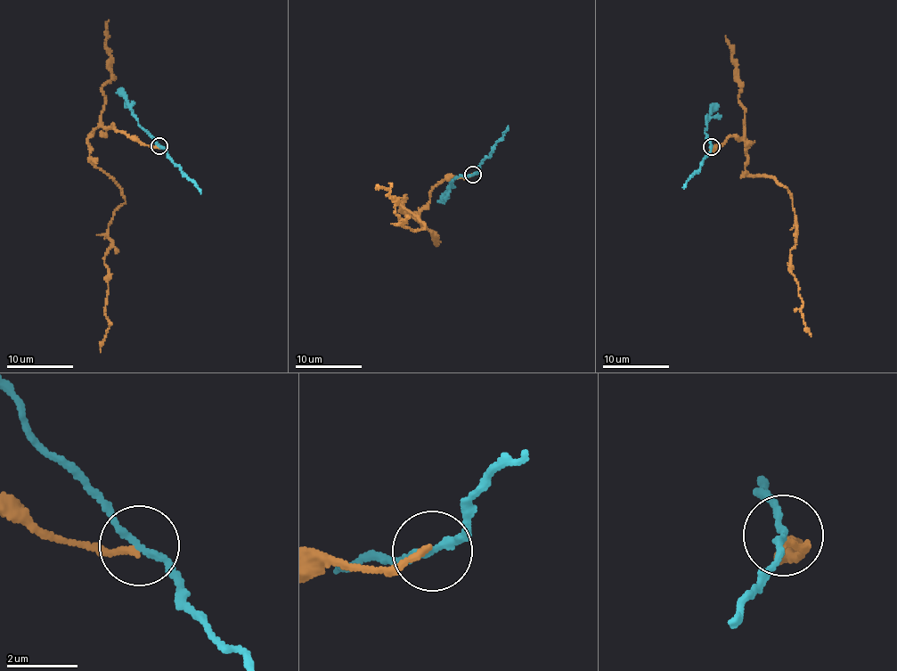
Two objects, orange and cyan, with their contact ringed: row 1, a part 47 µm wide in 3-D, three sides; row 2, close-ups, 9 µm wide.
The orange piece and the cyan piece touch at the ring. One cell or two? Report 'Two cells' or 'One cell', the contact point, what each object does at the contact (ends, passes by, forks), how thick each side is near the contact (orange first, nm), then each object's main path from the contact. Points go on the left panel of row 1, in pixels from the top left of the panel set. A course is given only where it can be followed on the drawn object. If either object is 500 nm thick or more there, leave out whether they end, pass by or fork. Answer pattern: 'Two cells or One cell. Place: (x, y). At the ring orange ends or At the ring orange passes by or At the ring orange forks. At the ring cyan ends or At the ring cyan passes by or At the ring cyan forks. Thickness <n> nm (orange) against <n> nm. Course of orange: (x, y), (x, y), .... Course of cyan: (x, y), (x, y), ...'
Two cells. Place: (159, 145). At the ring orange ends. At the ring cyan passes by. Thickness 170 nm (orange) against 180 nm. Course of orange: (159, 145), (113, 125), (88, 138), (90, 161), (126, 200), (108, 226), (109, 328), (101, 352). Course of cyan: (159, 145), (200, 193)

